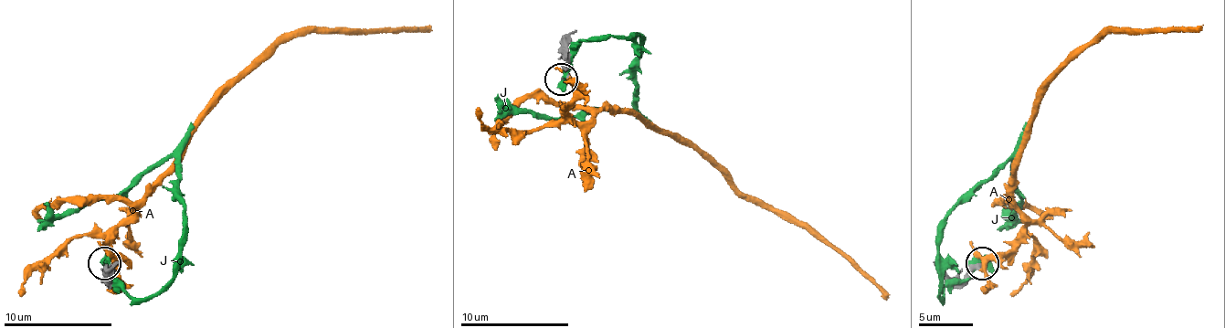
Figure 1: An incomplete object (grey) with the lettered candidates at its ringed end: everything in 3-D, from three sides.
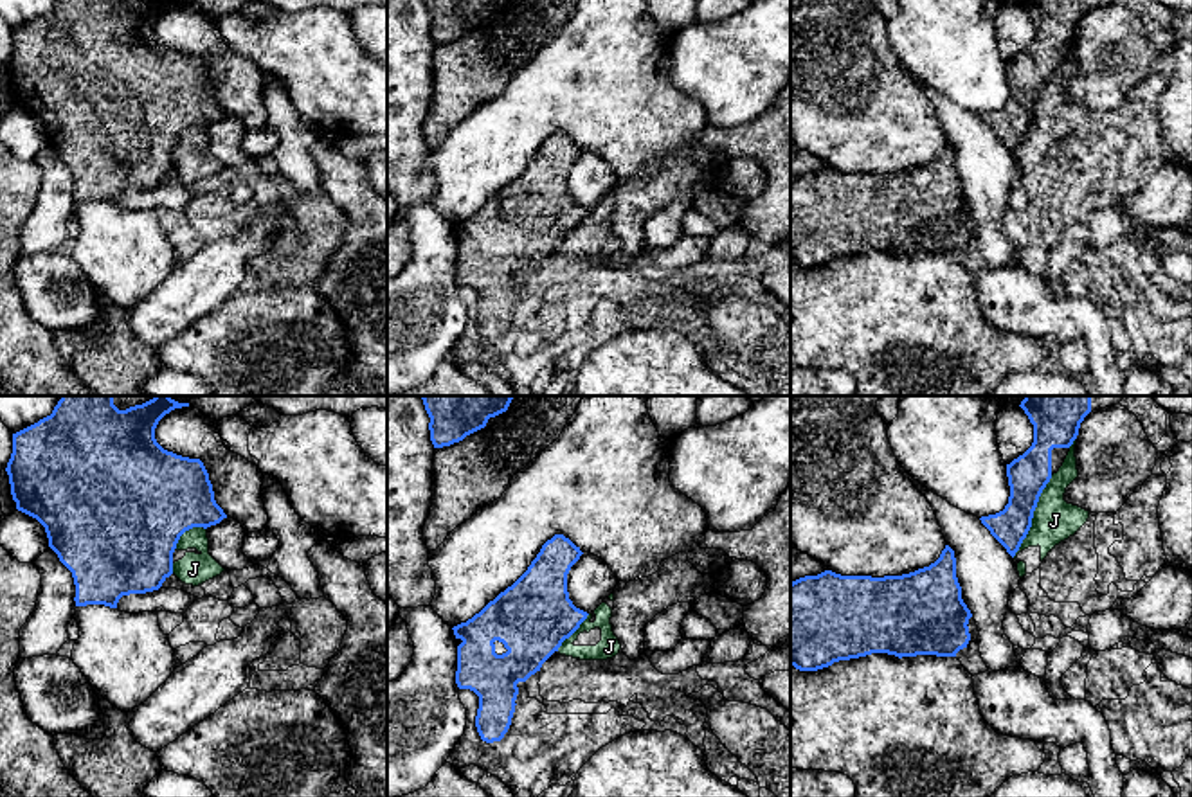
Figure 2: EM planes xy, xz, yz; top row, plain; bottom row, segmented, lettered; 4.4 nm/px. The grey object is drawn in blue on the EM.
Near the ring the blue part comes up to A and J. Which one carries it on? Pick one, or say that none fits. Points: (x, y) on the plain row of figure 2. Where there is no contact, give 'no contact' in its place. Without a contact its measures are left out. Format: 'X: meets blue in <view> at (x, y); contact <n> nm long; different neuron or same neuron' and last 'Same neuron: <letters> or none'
A: no contact; different neuron
J: meets blue in yz at (1032, 114); contact 400 nm long; different neuron
Same neuron: none

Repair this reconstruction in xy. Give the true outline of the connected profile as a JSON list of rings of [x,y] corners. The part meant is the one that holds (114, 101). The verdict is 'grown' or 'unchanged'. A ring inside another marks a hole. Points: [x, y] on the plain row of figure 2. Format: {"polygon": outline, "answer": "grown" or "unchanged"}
{"polygon": [[[58,0],[50,13],[13,31],[13,50],[5,65],[13,97],[18,108],[45,124],[49,144],[72,169],[76,203],[117,205],[122,193],[158,187],[173,171],[173,149],[180,133],[227,115],[214,97],[203,59],[167,49],[155,36],[158,18],[182,4],[189,0],[142,0],[126,7],[113,0]]], "answer": "unchanged"}

